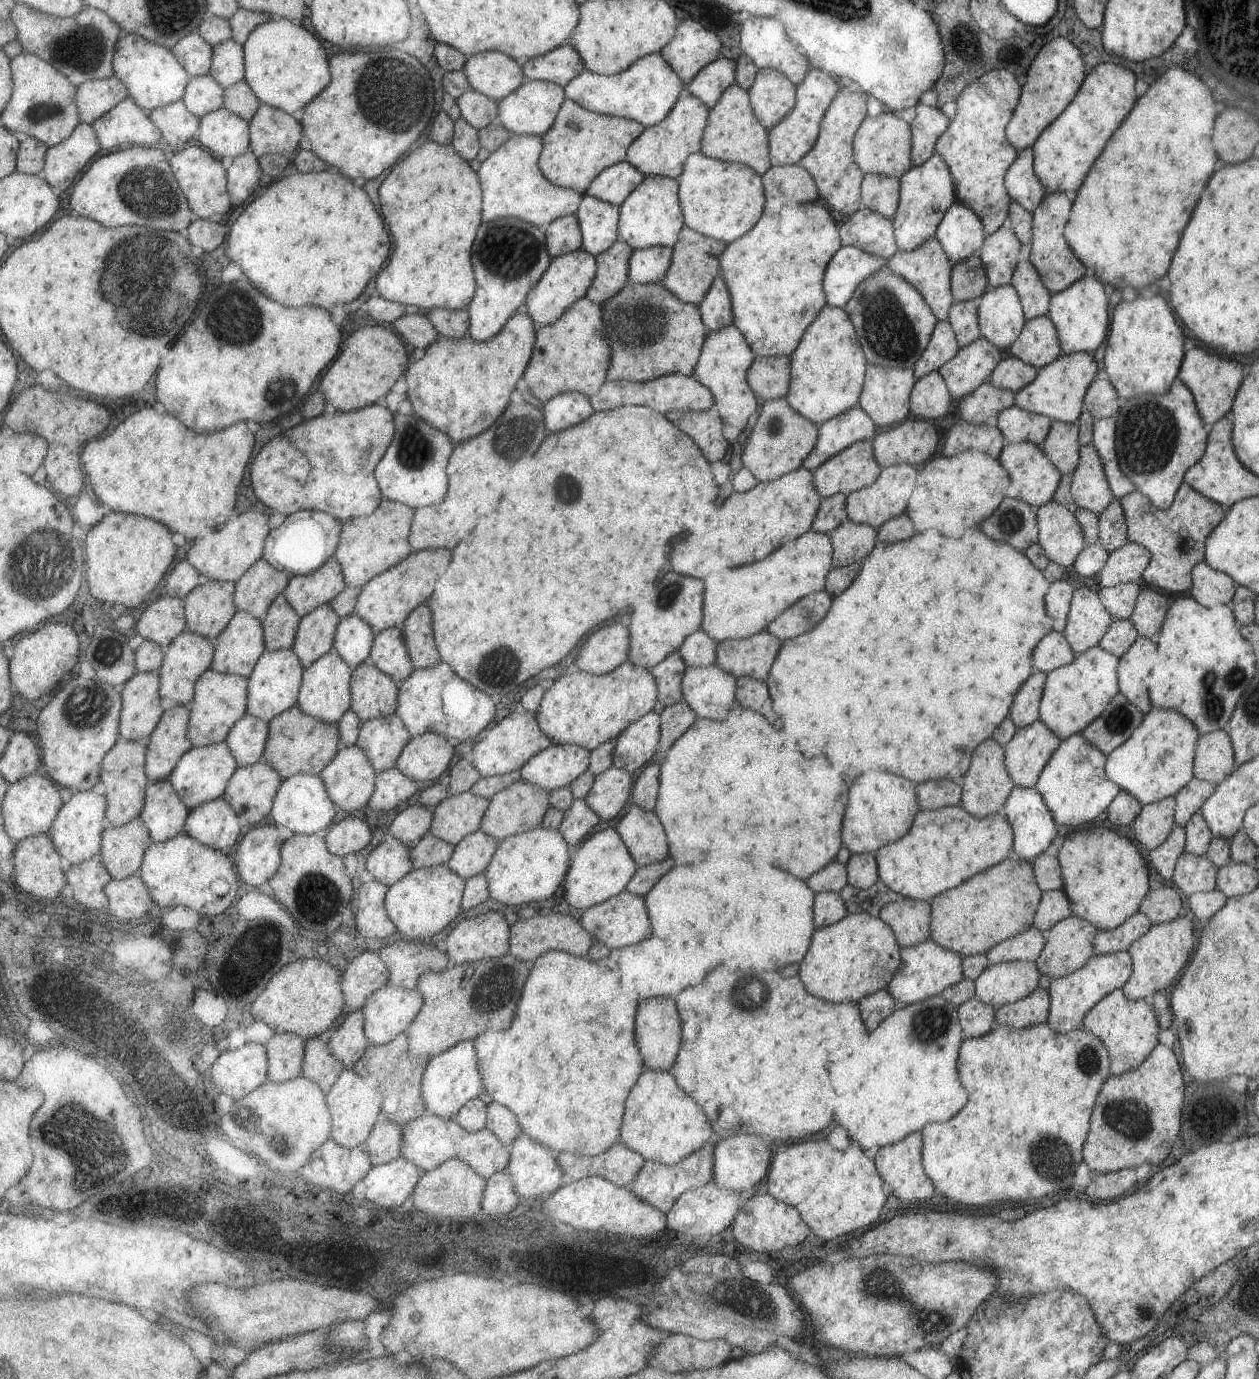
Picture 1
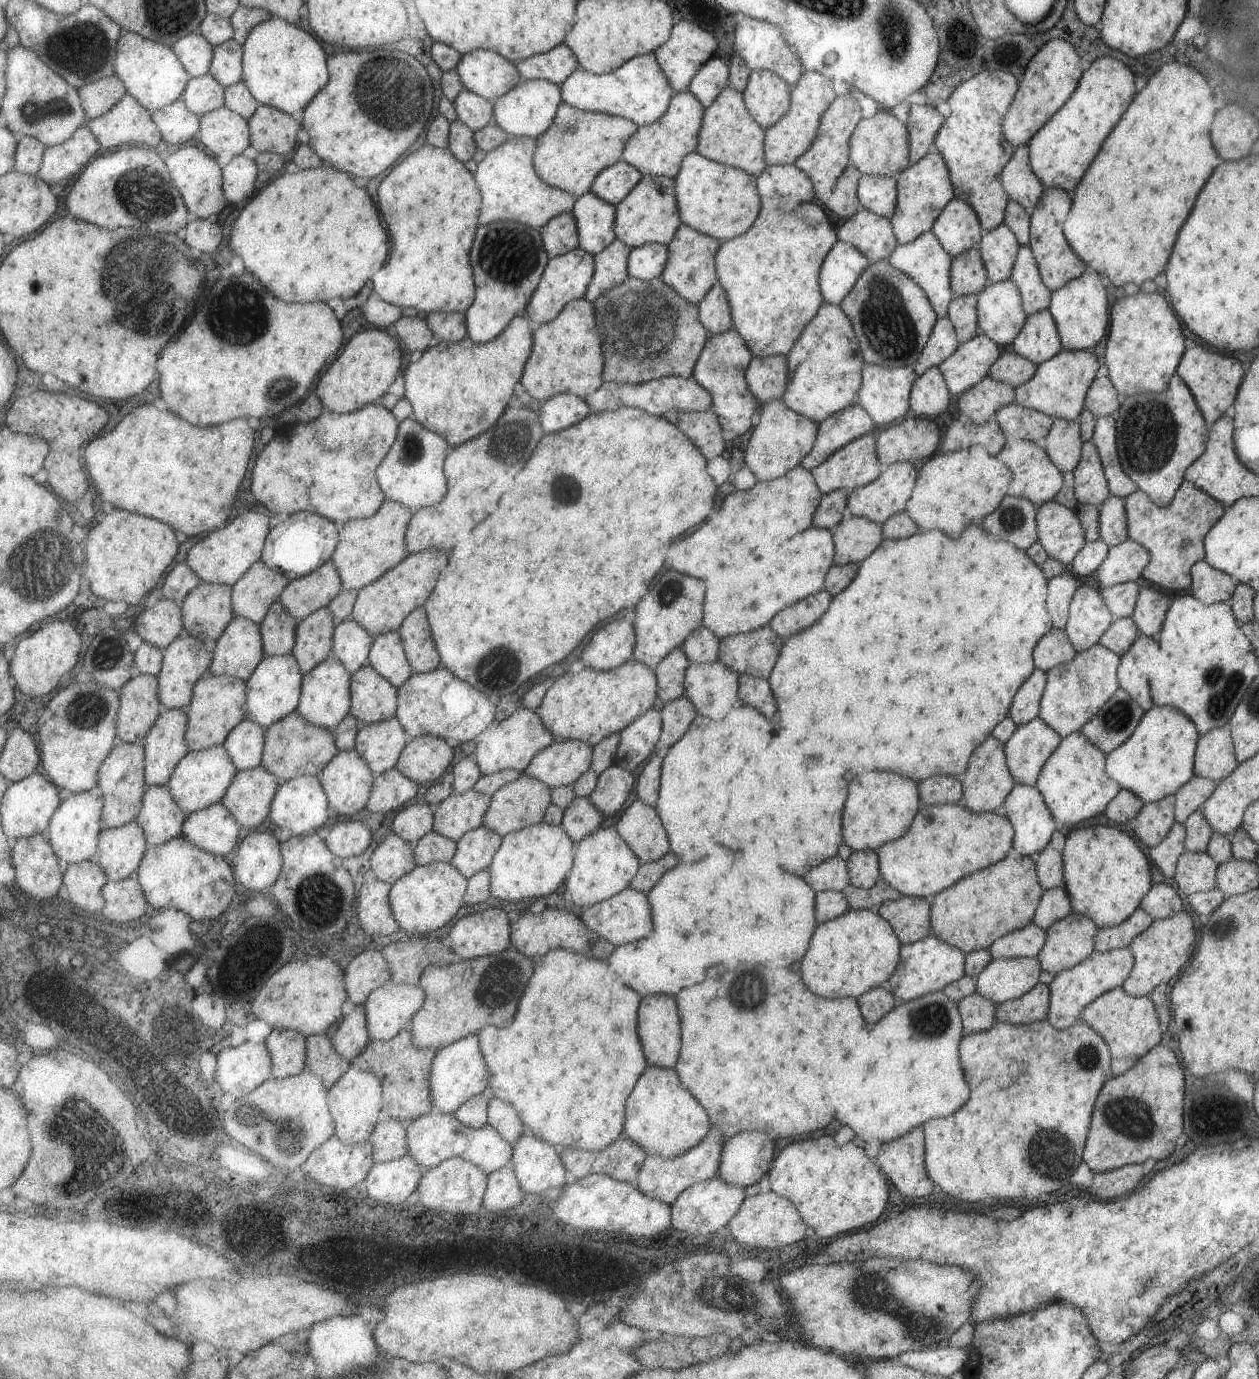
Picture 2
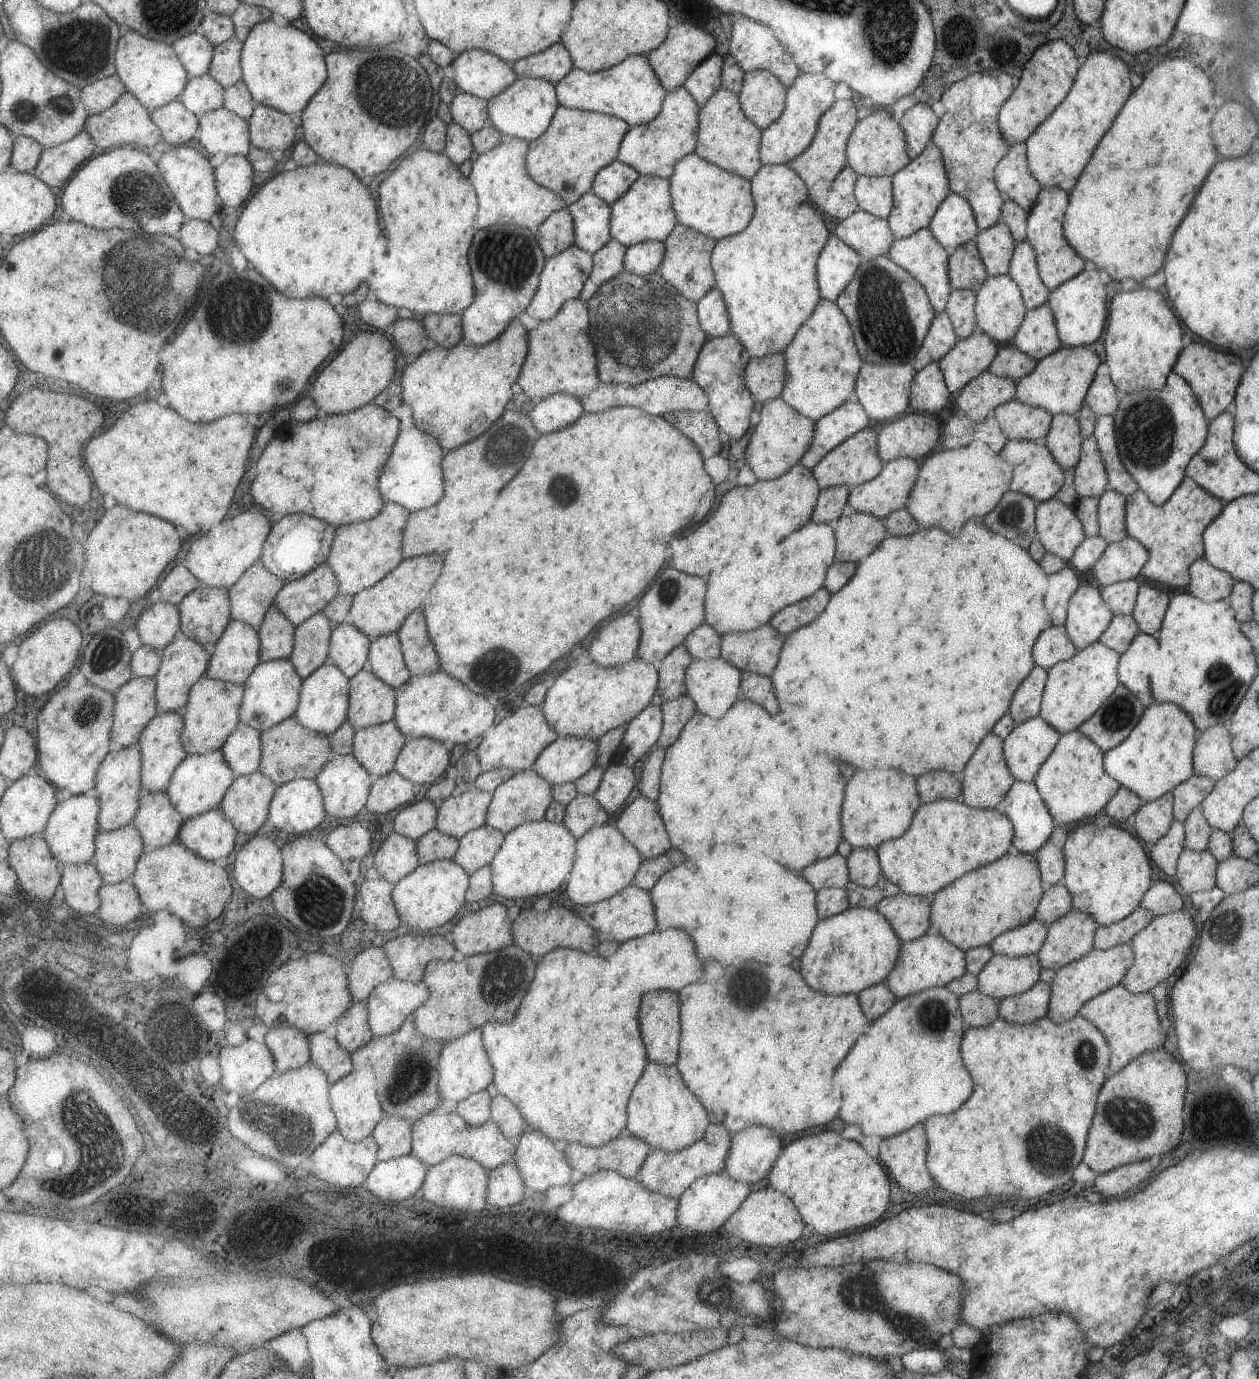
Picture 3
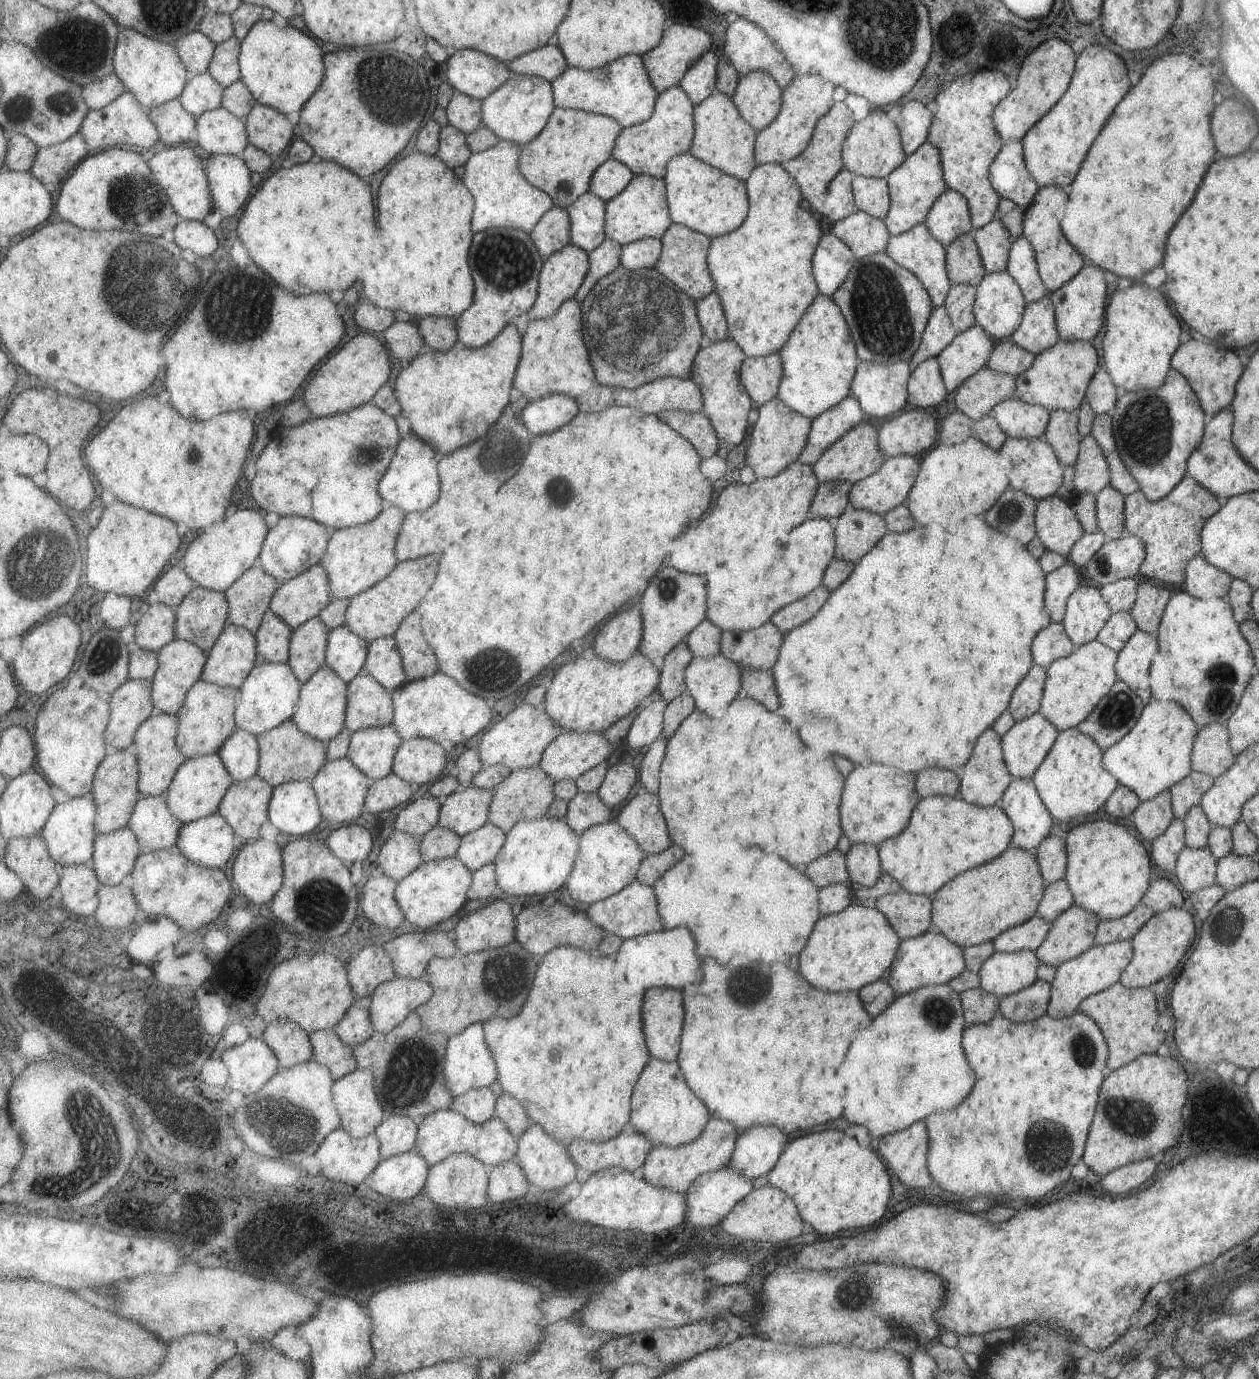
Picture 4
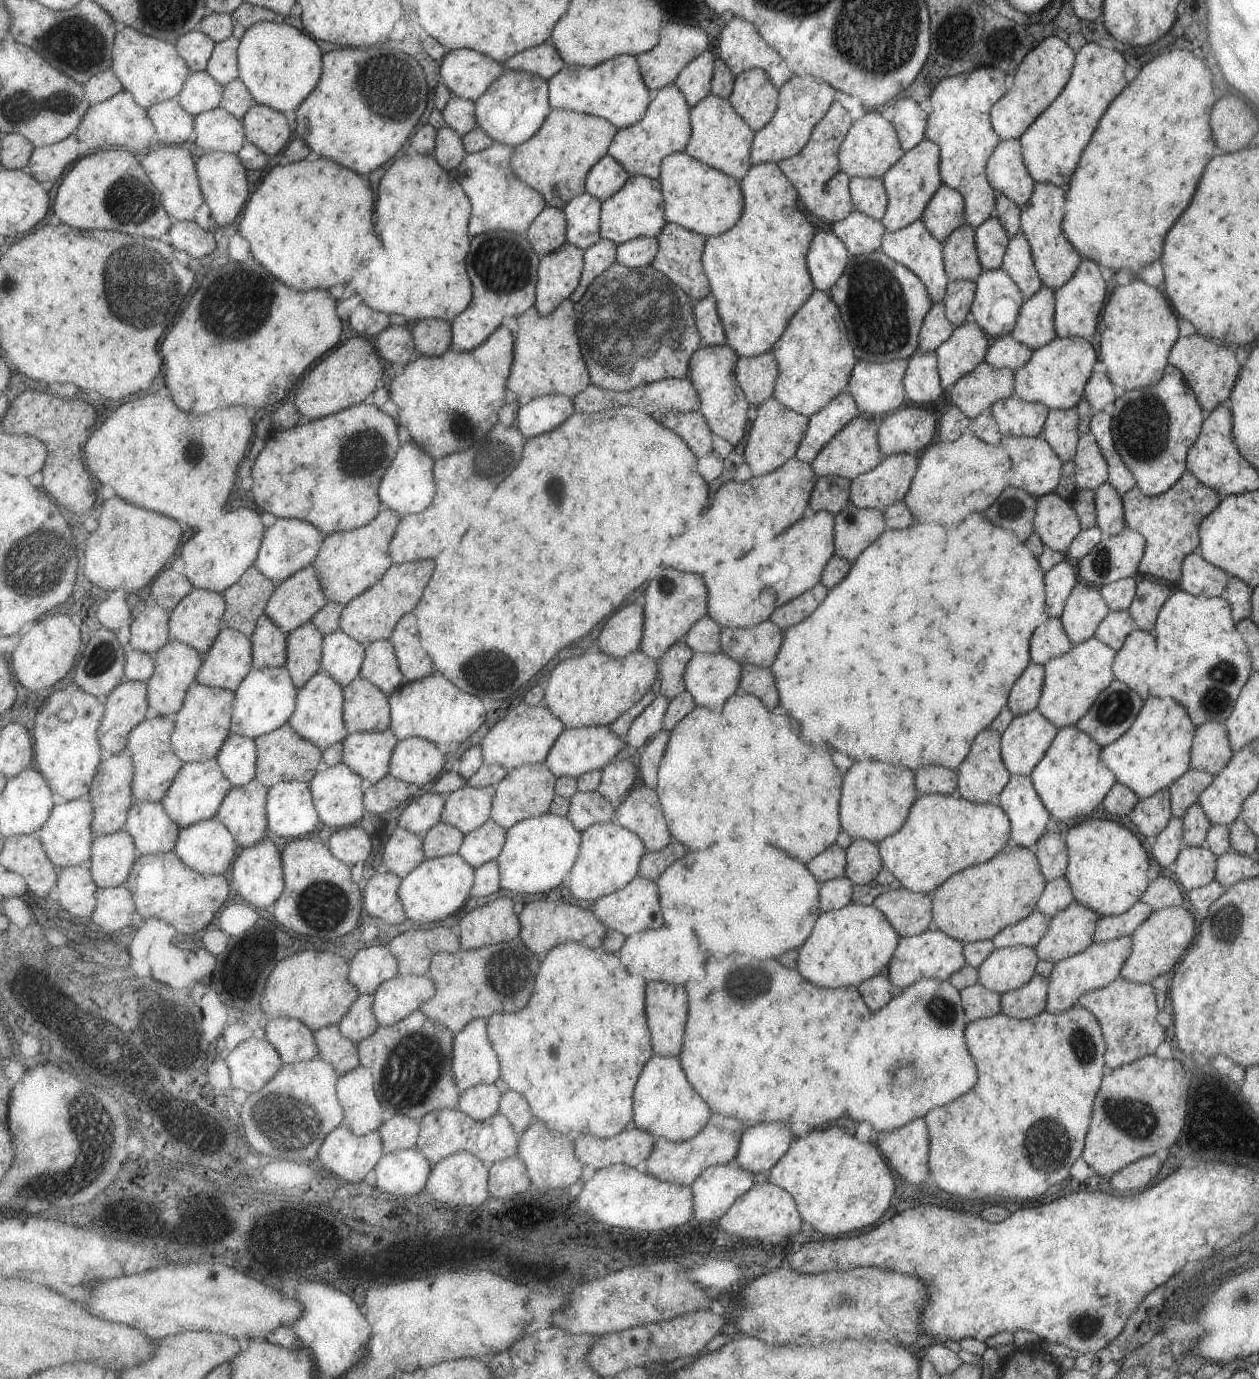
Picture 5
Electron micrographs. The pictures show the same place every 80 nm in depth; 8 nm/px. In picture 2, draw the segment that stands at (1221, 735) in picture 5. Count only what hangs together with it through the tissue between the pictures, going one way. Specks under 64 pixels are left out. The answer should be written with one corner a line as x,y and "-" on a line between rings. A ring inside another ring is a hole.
1226,726
1199,735
1194,755
1194,774
1216,783
1227,778
1238,765
1231,733

